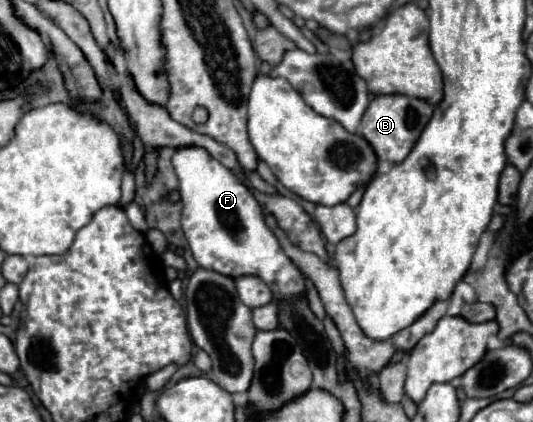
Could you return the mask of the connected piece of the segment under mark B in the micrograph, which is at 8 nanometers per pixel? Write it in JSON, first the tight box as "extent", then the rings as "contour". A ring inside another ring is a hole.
{"extent":[358,95,434,163],"contour":[[[378,95],[370,101],[370,105],[362,117],[358,133],[372,145],[372,149],[380,161],[400,163],[412,151],[416,139],[420,137],[422,129],[426,127],[428,119],[432,117],[432,113],[434,113],[434,107],[422,99],[414,99],[414,97],[406,97],[406,95]]]}

